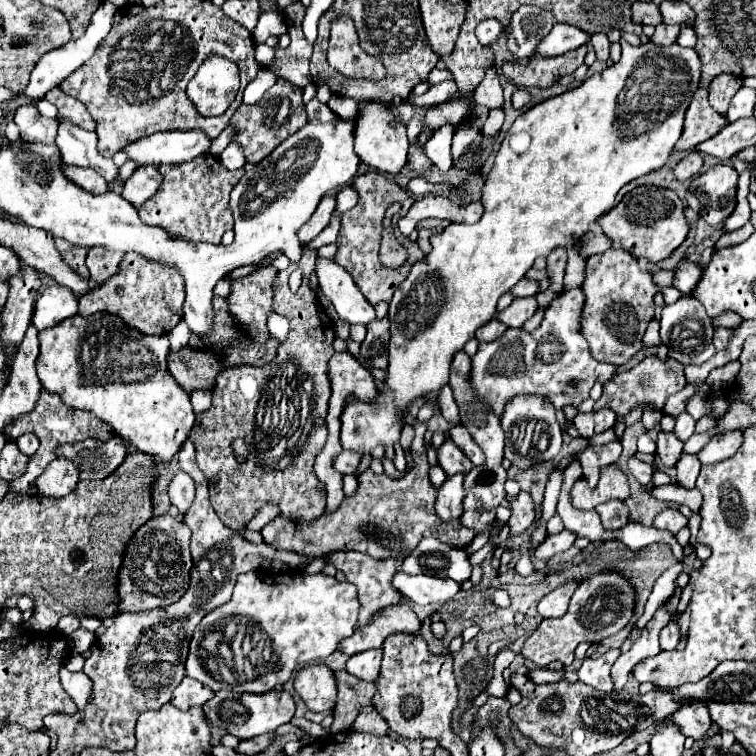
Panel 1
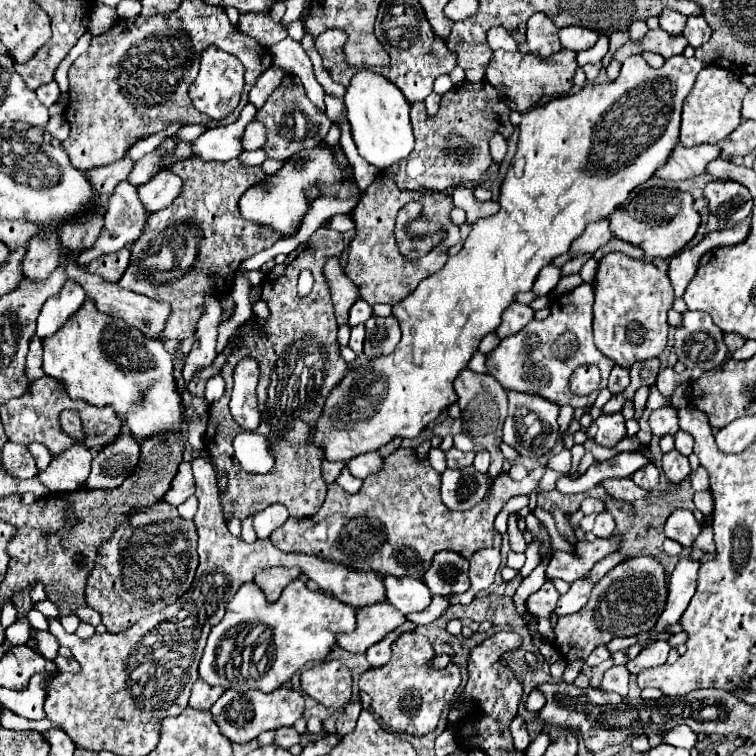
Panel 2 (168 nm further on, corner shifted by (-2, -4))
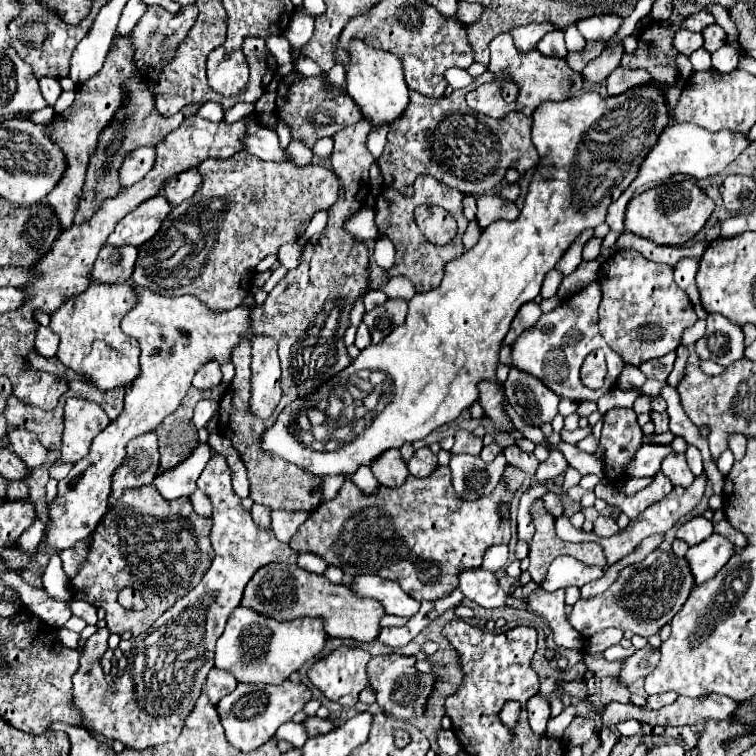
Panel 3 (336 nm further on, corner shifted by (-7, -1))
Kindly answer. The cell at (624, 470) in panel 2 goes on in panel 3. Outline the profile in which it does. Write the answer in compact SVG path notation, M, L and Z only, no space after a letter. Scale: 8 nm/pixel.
M643 443L637 453L633 455L633 461L625 469L625 479L631 477L653 477L659 473L661 461L671 453L669 445L653 445L653 443Z

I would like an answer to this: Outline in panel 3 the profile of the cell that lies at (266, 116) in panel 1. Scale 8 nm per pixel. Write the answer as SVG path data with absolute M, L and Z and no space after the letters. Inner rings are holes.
M297 71L281 77L279 89L283 89L283 95L277 97L277 117L283 119L291 127L291 141L303 141L309 149L321 139L321 137L333 137L337 131L341 131L347 125L353 125L361 119L359 107L349 99L347 93L335 89L329 85L329 91L321 87L321 77L305 77ZM325 113L325 125L317 125L313 115Z

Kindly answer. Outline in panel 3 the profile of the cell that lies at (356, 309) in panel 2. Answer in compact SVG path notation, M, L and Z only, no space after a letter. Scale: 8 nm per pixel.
M369 291L369 293L365 295L365 311L371 311L371 309L383 305L385 301L387 301L385 293L381 293L381 291Z

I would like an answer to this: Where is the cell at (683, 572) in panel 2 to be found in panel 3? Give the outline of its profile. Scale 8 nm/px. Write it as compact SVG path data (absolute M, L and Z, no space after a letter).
M713 533L703 543L689 547L685 559L689 561L689 569L693 573L693 589L711 579L731 559L731 555L733 545L717 533Z

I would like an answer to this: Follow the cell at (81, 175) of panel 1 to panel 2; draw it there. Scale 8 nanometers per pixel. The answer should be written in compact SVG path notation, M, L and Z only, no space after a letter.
M124 156L124 158L116 160L108 166L94 168L94 170L90 170L90 184L102 200L108 200L112 196L114 188L122 180L128 180L128 174L132 172L132 166L134 166L134 162L128 156Z

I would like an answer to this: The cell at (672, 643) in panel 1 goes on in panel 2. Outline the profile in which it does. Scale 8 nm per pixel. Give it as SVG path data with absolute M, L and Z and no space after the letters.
M664 640L654 642L654 644L648 644L648 646L644 646L644 648L640 650L640 654L638 654L634 660L630 660L630 662L626 664L626 668L630 670L630 674L636 676L638 672L642 672L642 670L646 670L646 668L664 664L666 658L668 658L668 652L670 652L670 646L668 646L668 642L664 642Z

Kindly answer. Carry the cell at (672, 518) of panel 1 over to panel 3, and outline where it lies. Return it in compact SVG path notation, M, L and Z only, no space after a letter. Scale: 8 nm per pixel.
M701 515L689 519L687 523L683 523L677 529L677 537L683 539L687 545L697 545L697 543L709 539L711 535L713 535L713 525L709 519L701 517Z

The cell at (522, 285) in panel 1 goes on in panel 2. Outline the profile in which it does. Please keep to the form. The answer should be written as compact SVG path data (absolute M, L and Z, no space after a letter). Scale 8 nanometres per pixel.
M546 266L540 270L540 276L536 278L536 284L534 284L534 292L544 296L548 292L552 292L558 284L558 280L562 278L562 268L560 266Z

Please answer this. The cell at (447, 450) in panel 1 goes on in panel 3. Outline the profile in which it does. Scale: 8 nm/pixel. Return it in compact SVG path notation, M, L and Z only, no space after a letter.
M457 431L455 435L455 445L451 449L453 455L459 455L459 453L469 453L469 455L479 455L481 453L481 439L479 437L473 437L473 433L469 431Z

